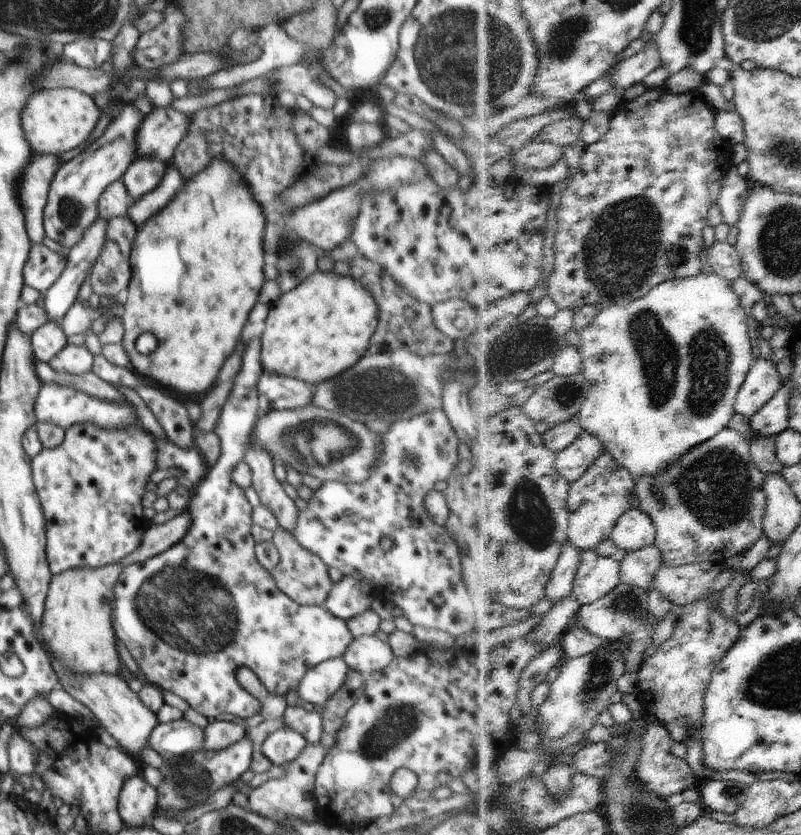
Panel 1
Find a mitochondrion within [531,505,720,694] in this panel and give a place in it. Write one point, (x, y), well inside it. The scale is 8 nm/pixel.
(627, 603)

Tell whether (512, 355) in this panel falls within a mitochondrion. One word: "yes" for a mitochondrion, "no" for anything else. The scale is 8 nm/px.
yes

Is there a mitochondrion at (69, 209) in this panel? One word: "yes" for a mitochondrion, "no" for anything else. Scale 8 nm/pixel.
yes

